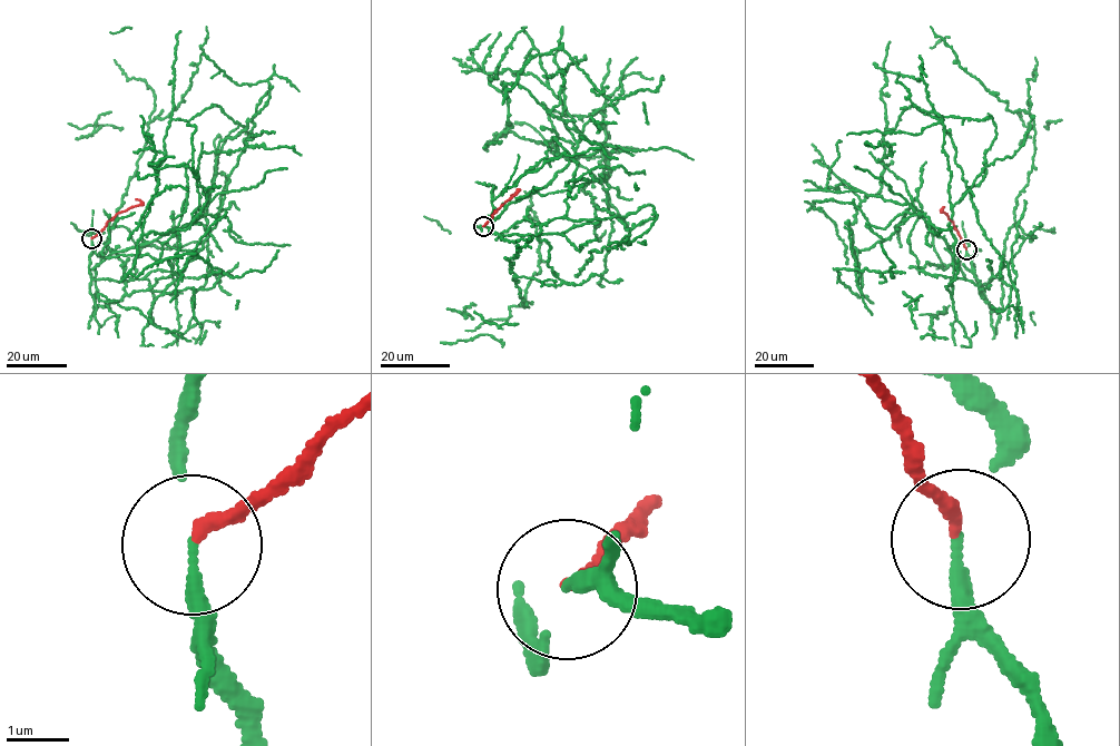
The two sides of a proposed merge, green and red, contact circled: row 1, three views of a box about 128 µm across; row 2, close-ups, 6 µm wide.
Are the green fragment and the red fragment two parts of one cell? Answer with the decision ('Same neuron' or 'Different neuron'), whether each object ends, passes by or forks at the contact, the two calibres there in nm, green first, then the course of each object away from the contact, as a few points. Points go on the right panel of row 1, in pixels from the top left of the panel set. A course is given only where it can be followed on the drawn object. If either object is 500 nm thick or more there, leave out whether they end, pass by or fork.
Different neuron. At the ring green passes by. At the ring red ends. Thickness 140 nm (green) against 200 nm. Course of green: (966, 249), (981, 287), (1031, 238), (1009, 229), (999, 312), (947, 277), (930, 111), (1017, 325), (1023, 199). Course of red: (966, 249), (943, 207)

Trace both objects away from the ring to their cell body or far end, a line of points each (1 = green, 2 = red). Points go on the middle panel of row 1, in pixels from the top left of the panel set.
1: (483, 226), (546, 241), (559, 285), (506, 257), (599, 162), (582, 189), (631, 243), (576, 274)
2: (483, 226), (518, 192), (510, 195)

